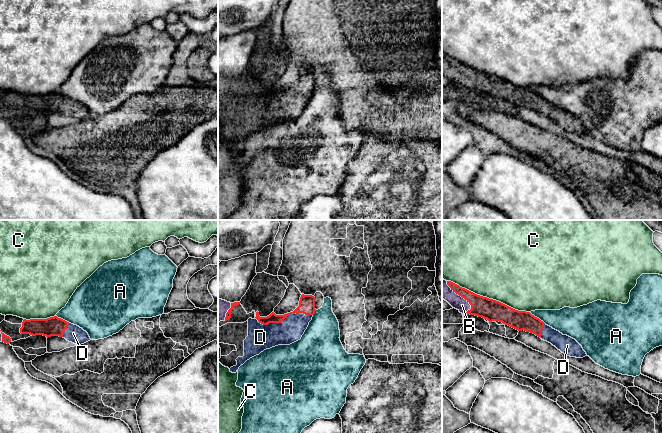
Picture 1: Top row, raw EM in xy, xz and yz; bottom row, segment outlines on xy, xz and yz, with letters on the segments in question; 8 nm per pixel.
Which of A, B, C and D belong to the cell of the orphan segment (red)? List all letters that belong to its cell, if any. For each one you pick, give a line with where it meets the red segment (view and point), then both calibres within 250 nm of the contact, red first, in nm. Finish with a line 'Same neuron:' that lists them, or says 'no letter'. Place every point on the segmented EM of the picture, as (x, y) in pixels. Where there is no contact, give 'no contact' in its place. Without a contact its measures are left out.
B: yz (461, 296) | 170/120 nm
D: xz (283, 319) | 130/220 nm
Same neuron: B, D

